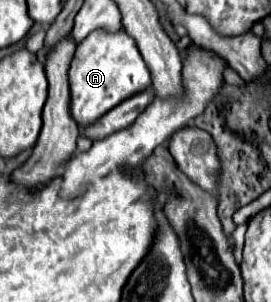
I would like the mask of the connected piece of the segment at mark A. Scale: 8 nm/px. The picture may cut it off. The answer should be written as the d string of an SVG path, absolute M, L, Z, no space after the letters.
M123 29L115 35L109 35L105 31L93 31L93 35L85 39L85 43L77 45L69 69L69 85L71 117L77 121L77 125L87 127L97 123L121 101L147 89L151 85L151 77L135 41Z

